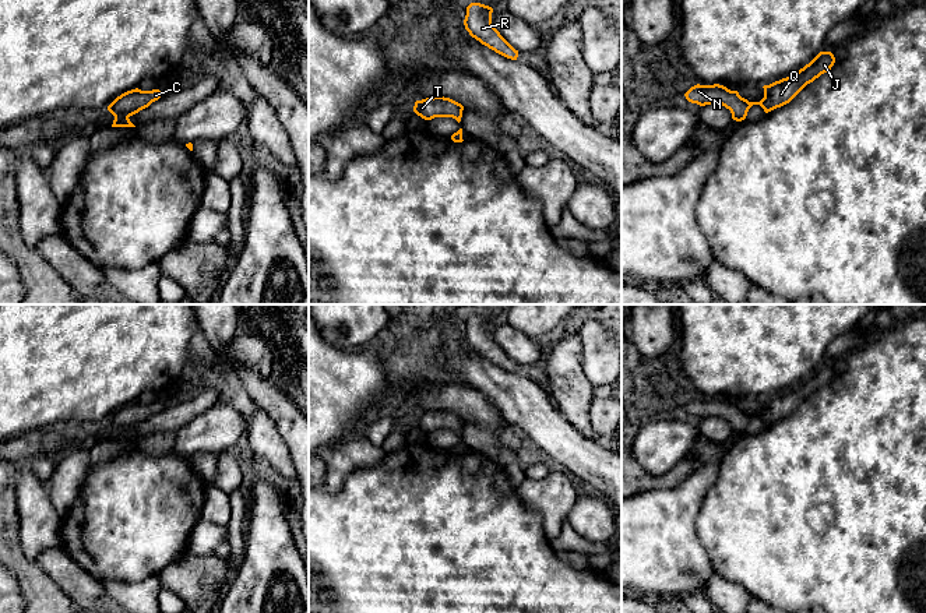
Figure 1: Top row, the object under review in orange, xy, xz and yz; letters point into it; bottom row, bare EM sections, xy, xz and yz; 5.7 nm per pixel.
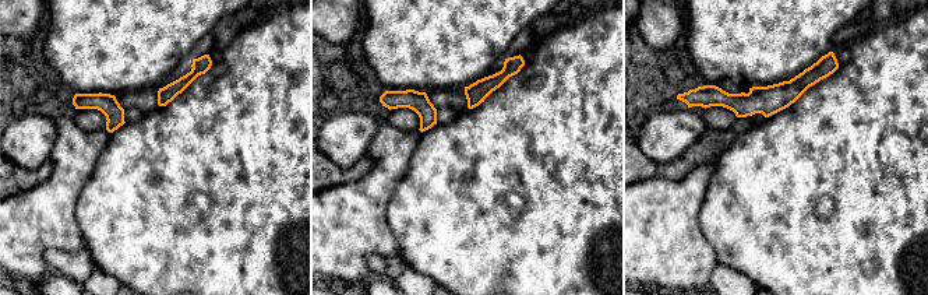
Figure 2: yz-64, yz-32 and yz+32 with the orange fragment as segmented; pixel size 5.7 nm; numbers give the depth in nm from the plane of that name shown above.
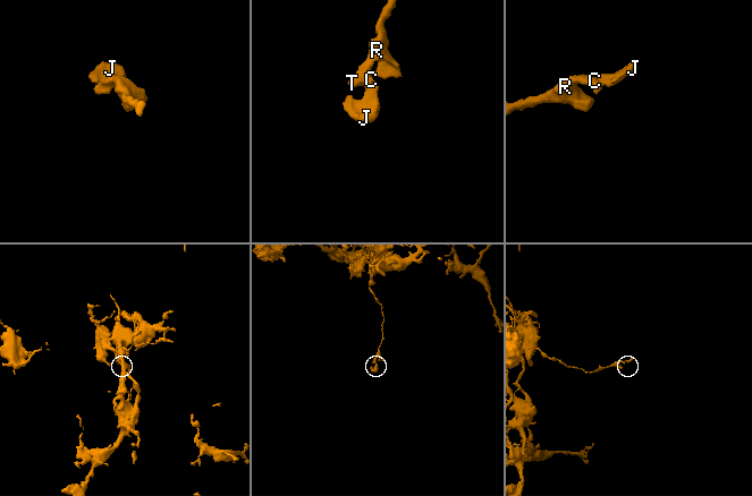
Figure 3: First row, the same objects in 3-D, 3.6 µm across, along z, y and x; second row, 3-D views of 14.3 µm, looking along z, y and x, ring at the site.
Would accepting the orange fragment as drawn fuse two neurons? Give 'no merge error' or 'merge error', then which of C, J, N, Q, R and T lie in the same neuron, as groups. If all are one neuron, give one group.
no merge error | C J N Q R T

